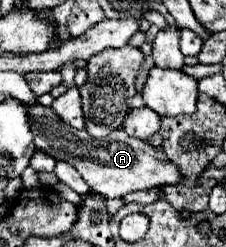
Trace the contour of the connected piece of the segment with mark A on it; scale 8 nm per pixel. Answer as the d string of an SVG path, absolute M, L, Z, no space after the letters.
M39 101L27 103L25 107L31 123L35 149L51 155L57 161L73 165L81 173L85 183L91 187L91 191L103 195L105 199L121 199L133 191L153 189L159 185L181 181L179 169L167 159L163 151L151 147L147 141L129 137L123 129L115 129L103 139L93 139L91 135L87 135L85 129L79 131L63 123L51 107L43 107Z

